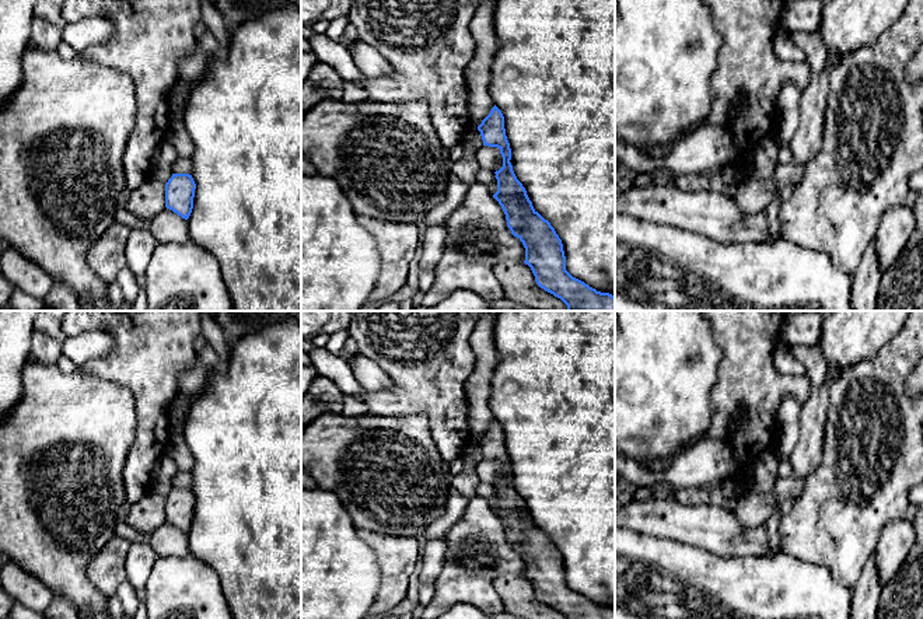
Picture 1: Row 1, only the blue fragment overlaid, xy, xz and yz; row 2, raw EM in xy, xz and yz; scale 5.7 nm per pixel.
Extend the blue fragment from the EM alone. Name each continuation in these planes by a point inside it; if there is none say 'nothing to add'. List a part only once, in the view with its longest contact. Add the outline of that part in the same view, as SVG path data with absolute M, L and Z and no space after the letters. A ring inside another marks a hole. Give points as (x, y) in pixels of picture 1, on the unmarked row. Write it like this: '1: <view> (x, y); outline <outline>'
nothing to add

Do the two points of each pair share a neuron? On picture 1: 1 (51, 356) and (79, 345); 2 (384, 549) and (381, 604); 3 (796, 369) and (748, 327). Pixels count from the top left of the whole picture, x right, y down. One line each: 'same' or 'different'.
1: different
2: same
3: different

